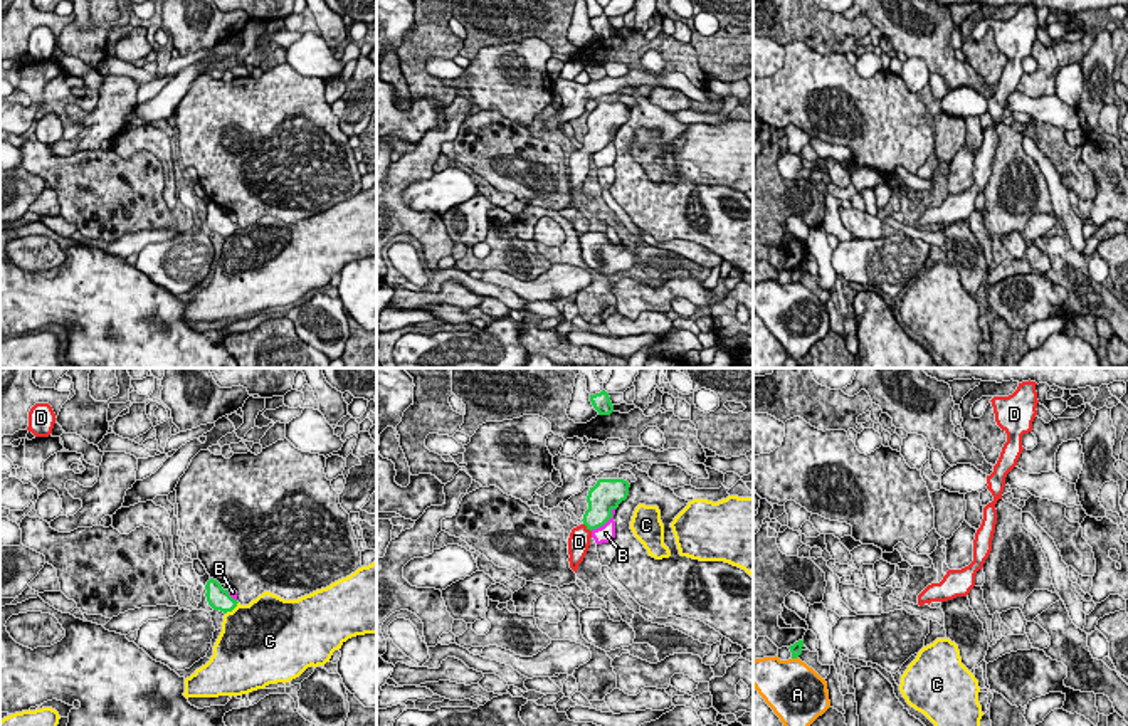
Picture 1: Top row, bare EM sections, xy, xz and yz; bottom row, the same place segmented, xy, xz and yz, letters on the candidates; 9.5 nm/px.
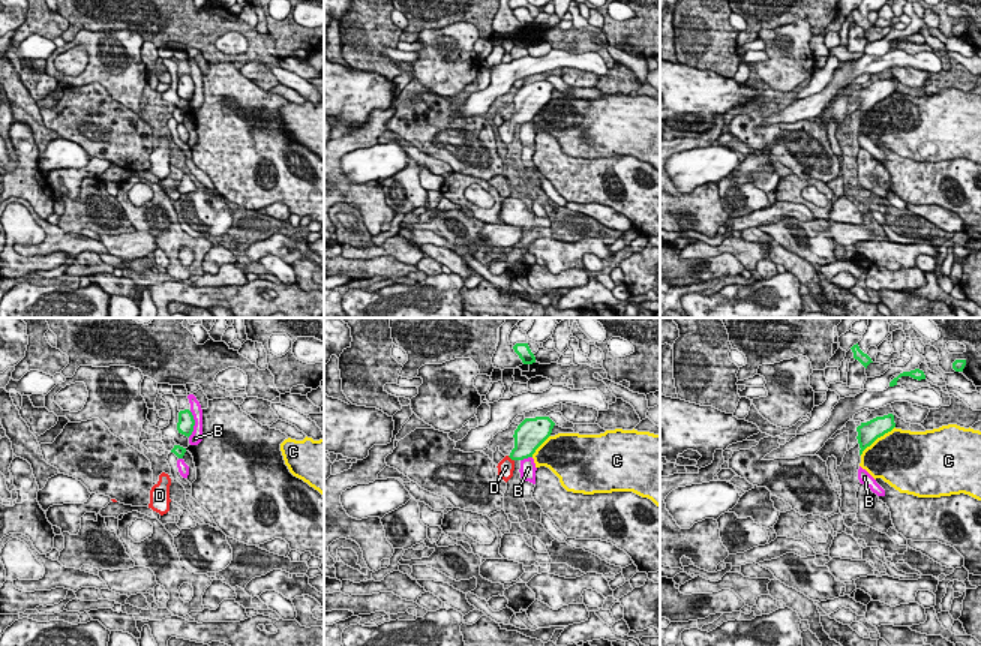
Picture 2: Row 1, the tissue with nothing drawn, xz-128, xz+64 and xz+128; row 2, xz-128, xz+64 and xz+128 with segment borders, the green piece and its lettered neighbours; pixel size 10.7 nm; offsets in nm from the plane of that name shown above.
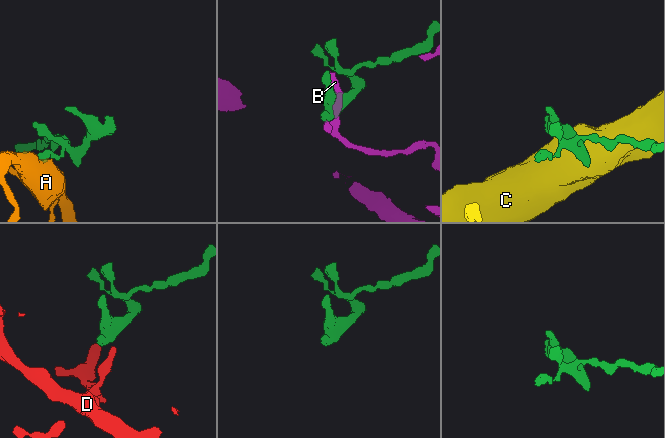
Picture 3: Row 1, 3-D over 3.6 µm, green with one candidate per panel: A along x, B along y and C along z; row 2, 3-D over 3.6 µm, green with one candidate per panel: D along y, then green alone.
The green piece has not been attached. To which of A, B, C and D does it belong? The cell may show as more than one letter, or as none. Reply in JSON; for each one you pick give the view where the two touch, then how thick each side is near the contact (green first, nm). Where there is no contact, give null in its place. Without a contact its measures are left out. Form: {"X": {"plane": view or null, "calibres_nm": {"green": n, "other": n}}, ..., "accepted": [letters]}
{"D": {"plane": "xz", "calibres_nm": {"green": 240, "other": 220}}, "accepted": ["D"]}

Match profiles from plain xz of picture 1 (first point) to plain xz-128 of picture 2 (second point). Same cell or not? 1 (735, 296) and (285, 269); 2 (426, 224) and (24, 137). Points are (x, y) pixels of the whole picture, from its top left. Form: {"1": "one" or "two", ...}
{"1": "two", "2": "one"}

